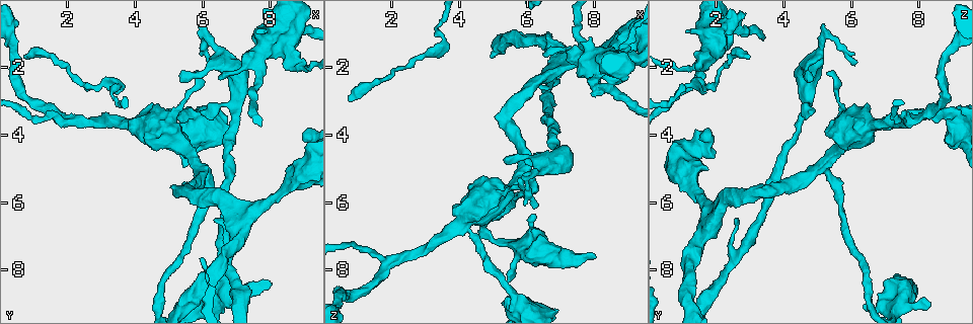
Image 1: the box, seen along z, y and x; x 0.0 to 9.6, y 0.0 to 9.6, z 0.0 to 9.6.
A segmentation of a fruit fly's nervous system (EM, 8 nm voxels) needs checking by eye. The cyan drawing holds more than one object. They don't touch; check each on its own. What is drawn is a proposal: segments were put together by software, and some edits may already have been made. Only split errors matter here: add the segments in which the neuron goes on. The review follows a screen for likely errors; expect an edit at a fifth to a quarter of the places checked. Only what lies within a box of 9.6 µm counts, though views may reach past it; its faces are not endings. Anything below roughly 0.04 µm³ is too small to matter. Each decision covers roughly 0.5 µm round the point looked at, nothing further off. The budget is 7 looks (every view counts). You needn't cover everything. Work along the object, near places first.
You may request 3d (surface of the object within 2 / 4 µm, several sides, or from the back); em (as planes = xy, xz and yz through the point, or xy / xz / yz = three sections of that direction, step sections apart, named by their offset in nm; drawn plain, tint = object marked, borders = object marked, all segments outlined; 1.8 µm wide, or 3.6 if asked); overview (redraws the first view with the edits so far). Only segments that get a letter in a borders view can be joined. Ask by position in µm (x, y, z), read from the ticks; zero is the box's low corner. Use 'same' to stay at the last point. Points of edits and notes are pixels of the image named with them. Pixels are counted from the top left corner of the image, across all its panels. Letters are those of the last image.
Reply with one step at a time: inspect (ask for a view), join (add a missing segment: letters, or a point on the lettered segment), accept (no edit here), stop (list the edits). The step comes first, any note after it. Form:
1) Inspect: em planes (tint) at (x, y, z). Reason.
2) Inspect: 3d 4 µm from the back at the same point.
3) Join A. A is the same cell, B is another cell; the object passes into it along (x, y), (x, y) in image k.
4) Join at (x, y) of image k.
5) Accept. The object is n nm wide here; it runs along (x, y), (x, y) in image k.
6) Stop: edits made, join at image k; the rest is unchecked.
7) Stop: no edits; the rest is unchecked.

Inspect: 3d 2 µm at (5.25, 2.20, 4.80). Free end.

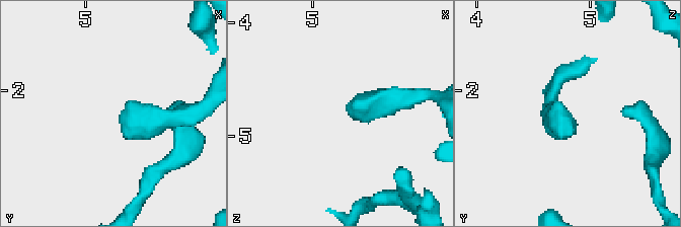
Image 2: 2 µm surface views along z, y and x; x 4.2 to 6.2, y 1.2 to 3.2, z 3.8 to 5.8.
Inspect: em planes (borders) at (5.32, 2.24, 4.78).

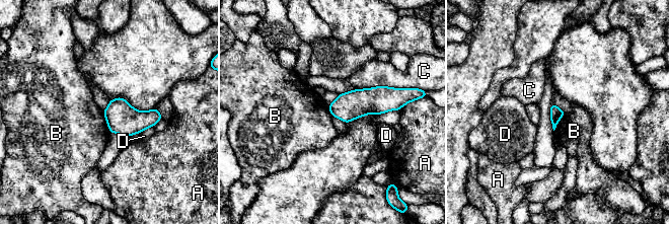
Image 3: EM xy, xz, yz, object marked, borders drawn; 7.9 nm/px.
Accept. The longest contact is with C, 360 nm; A, B, C and D are other cells; none of them fits.

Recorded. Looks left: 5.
Inspect: 3d 2 µm at (3.60, 2.65, 1.50). Branch stops here.

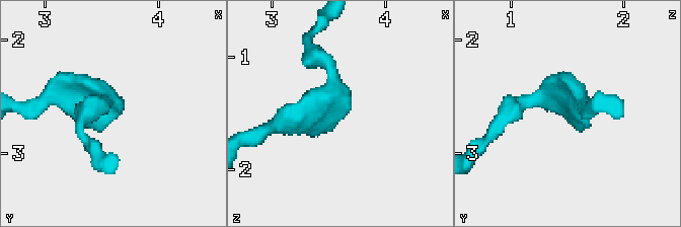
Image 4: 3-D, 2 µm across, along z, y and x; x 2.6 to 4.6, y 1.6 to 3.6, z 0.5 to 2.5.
Inspect: em planes (borders) at (3.64, 2.66, 1.50).

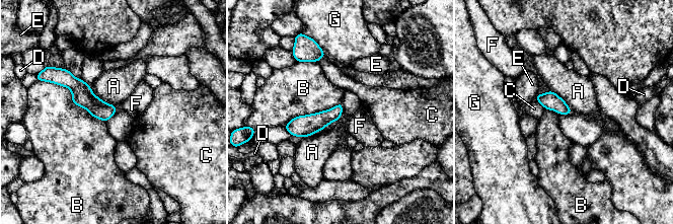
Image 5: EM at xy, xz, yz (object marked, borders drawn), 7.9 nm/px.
Accept. A, B, C, D, E, F and G are other cells; it runs along (62, 81), (113, 110) in image 5; no lettered segment goes on from it.

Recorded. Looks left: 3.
Inspect: 3d 4 µm at (6.40, 2.30, 1.60). Branch stops here.

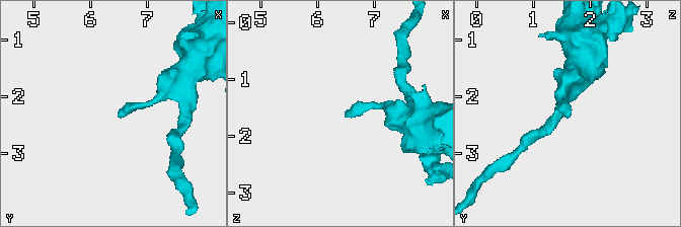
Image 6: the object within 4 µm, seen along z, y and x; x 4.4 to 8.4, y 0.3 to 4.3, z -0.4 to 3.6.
Inspect: em planes (borders) at (6.50, 2.30, 1.55). Need the tissue.

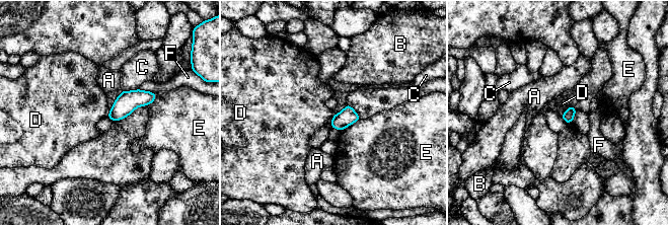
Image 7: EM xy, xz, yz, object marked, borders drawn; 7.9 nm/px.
Accept. A, B, C, D, E and F are other cells; a border runs along (570, 104), (561, 116) in image 7; no lettered segment goes on from it.

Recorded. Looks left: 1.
Stop: no edits; the rest is unchecked.

